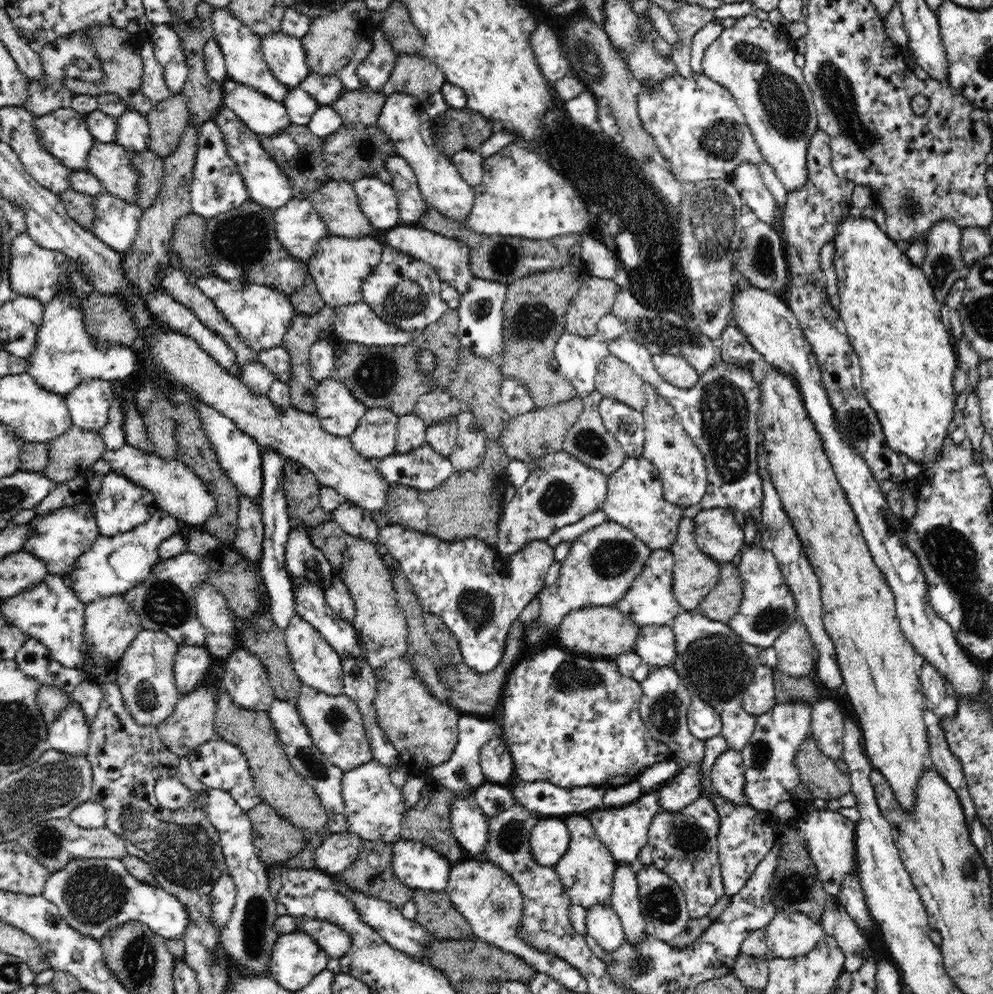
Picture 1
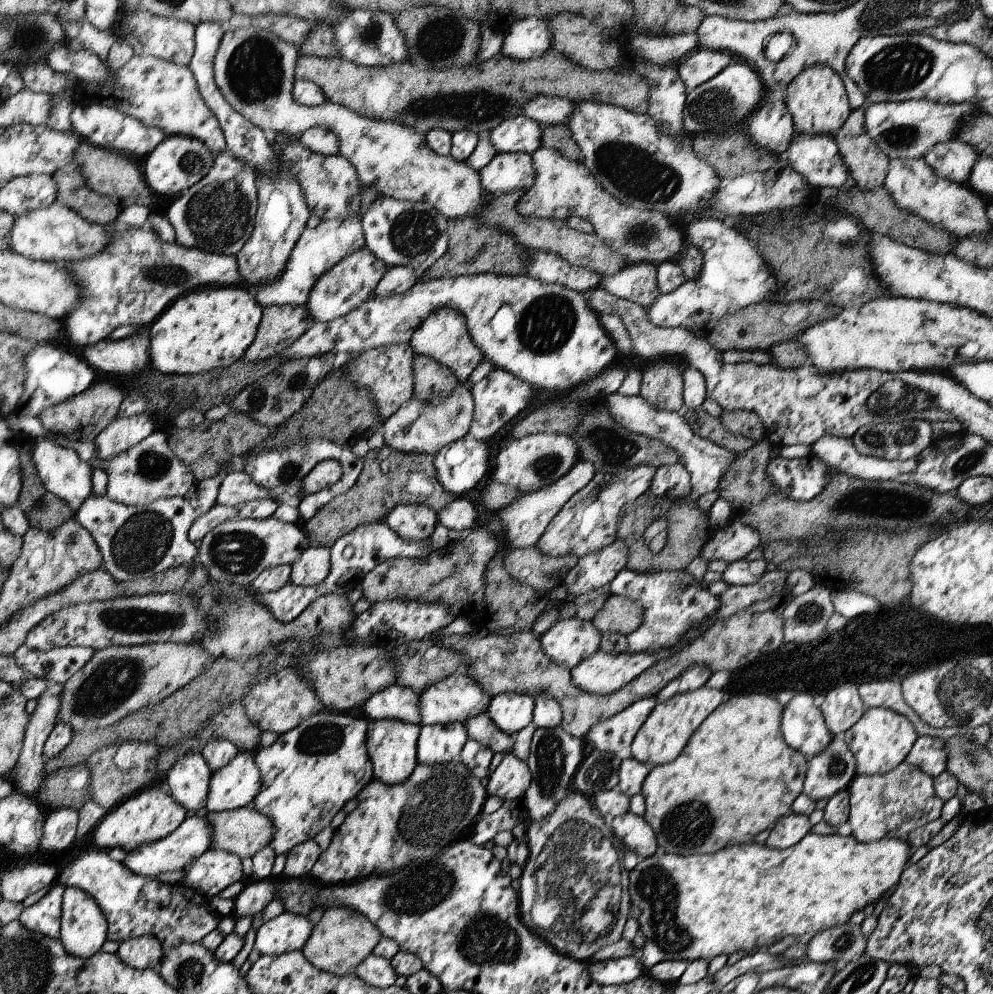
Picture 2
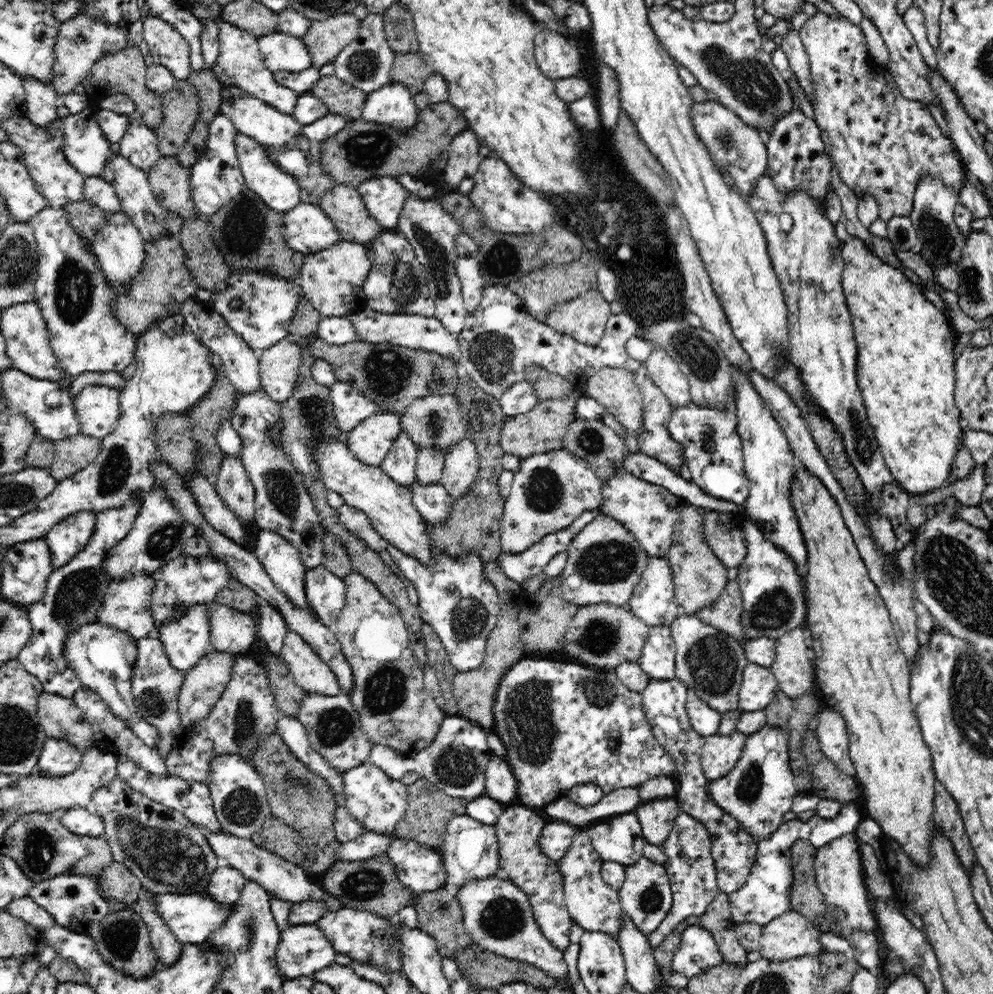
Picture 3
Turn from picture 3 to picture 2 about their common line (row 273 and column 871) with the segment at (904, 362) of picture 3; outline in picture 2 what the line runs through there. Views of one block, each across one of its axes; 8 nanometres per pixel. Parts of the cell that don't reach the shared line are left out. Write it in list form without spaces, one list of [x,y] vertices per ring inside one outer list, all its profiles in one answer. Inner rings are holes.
[[[809,832],[798,844],[786,850],[772,850],[765,844],[741,844],[740,846],[726,846],[716,854],[691,854],[690,856],[680,856],[679,854],[664,853],[663,856],[649,856],[639,860],[636,867],[629,872],[629,894],[631,898],[630,916],[638,920],[640,924],[640,934],[646,938],[643,945],[643,954],[640,959],[643,961],[645,973],[648,969],[655,964],[662,961],[677,961],[683,960],[692,962],[695,960],[705,960],[710,962],[720,954],[729,956],[738,950],[744,952],[751,952],[753,949],[758,949],[759,952],[767,951],[768,947],[784,939],[788,936],[798,938],[808,932],[818,934],[823,930],[830,930],[834,926],[842,926],[843,924],[850,923],[850,918],[854,916],[854,912],[862,912],[864,908],[869,905],[875,905],[881,898],[886,898],[889,895],[890,889],[900,882],[902,872],[906,870],[905,866],[910,860],[912,849],[907,840],[900,840],[896,837],[884,837],[883,839],[870,842],[858,842],[852,835],[840,836],[840,834],[819,835]]]

